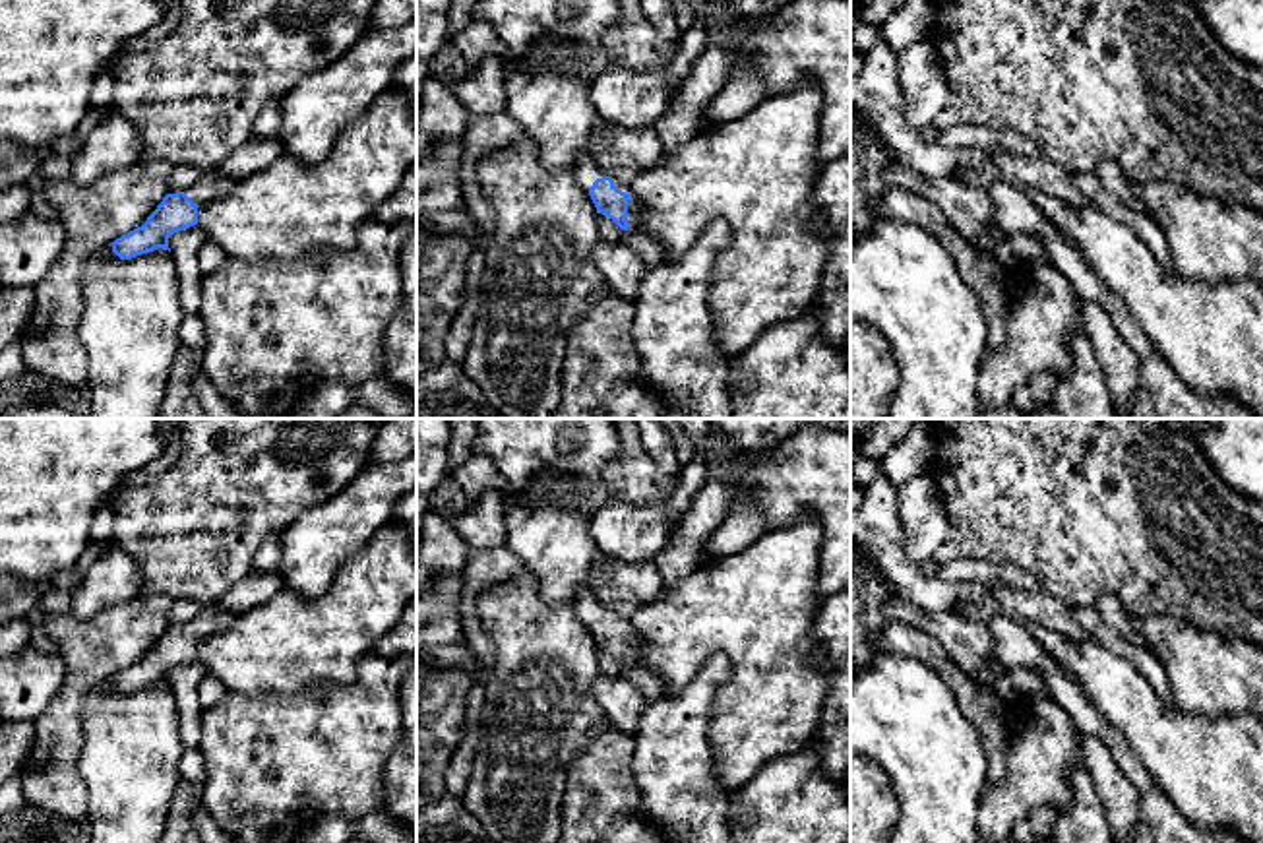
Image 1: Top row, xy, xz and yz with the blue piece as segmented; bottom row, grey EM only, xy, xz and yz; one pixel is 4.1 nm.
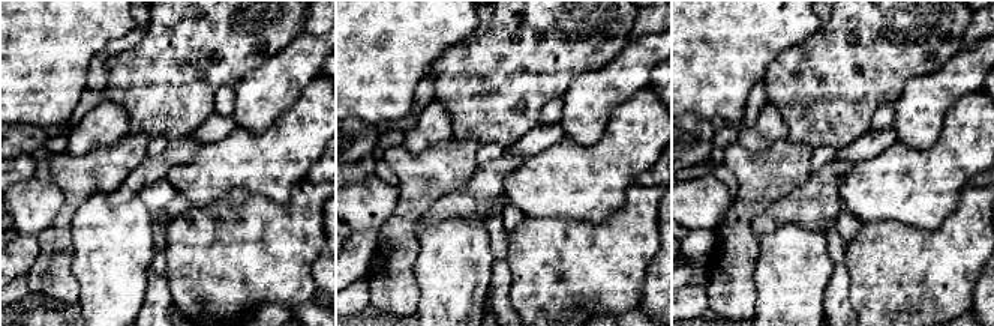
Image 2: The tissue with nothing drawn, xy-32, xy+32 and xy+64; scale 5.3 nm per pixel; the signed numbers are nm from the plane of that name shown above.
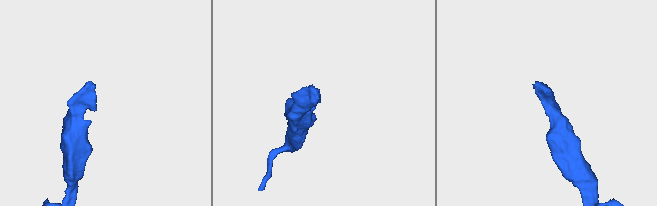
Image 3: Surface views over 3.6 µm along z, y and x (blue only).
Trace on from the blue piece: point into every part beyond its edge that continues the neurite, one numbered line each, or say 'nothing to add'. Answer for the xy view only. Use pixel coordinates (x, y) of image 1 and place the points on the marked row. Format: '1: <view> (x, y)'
1: xy (212, 185)

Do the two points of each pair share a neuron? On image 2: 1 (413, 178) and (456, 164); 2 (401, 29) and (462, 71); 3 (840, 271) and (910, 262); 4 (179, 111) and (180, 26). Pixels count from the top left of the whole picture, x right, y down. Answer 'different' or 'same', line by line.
1: same
2: different
3: different
4: same

